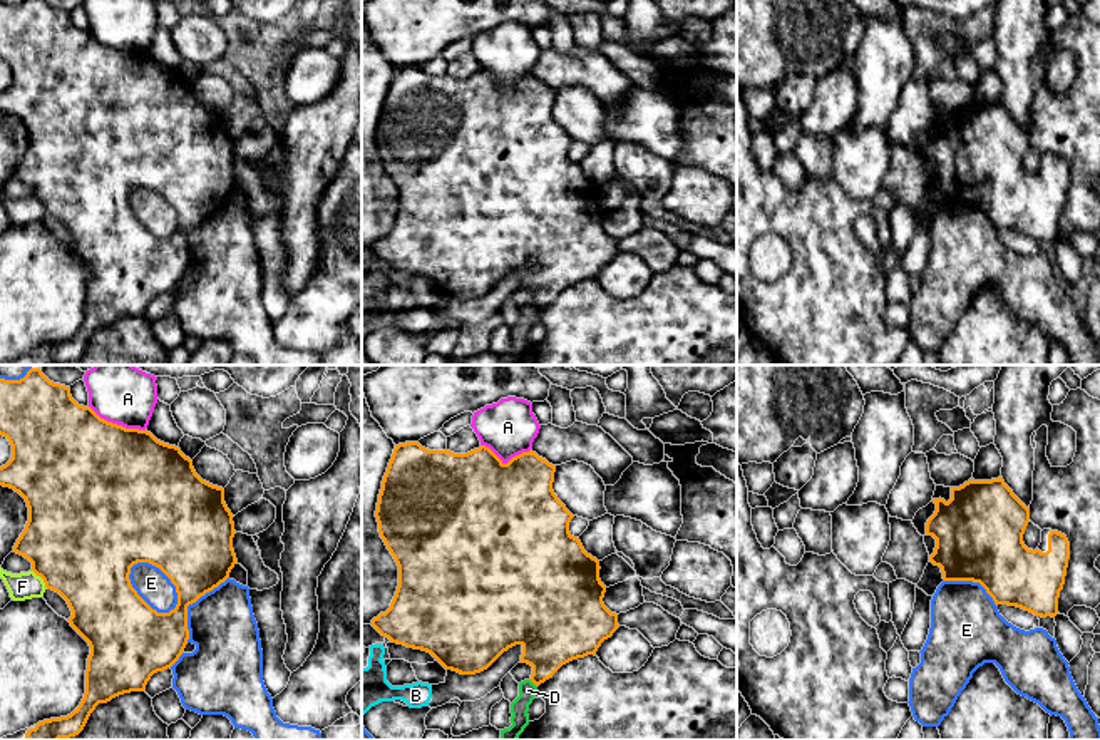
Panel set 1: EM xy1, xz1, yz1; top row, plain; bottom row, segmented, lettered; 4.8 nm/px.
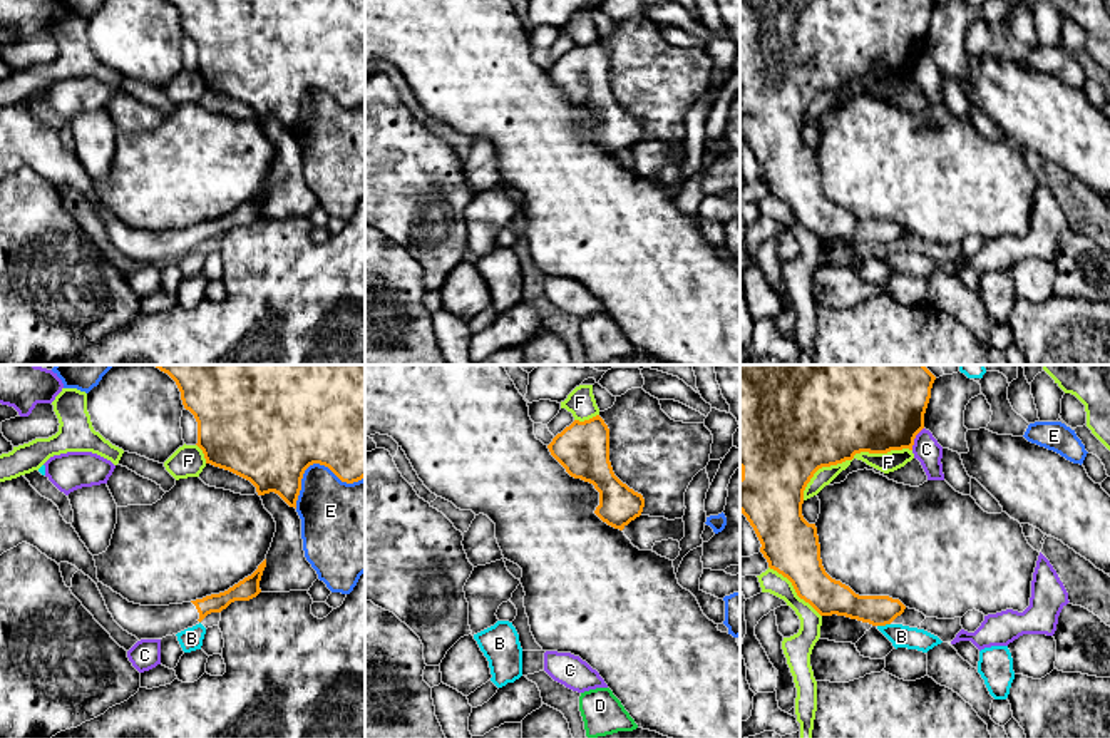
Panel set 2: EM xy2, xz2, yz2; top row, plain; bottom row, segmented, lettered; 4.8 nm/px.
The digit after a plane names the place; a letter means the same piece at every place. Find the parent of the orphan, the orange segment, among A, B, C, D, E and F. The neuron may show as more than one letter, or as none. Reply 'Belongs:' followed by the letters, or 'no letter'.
Belongs: no letter

